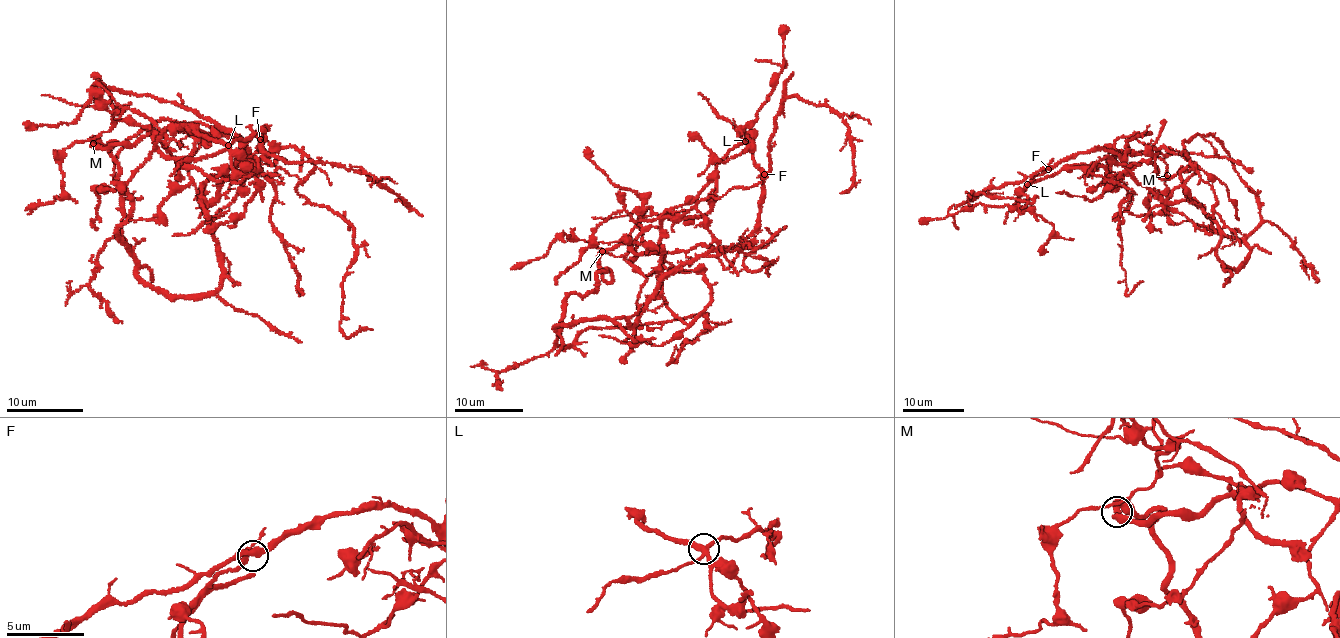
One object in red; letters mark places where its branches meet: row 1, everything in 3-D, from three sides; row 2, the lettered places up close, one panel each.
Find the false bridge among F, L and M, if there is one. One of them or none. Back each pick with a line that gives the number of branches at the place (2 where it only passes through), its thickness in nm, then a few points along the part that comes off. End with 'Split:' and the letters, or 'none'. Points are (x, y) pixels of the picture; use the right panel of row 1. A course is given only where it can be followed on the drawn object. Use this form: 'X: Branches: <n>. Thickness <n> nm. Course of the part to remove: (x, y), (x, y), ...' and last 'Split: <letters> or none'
Split: none

